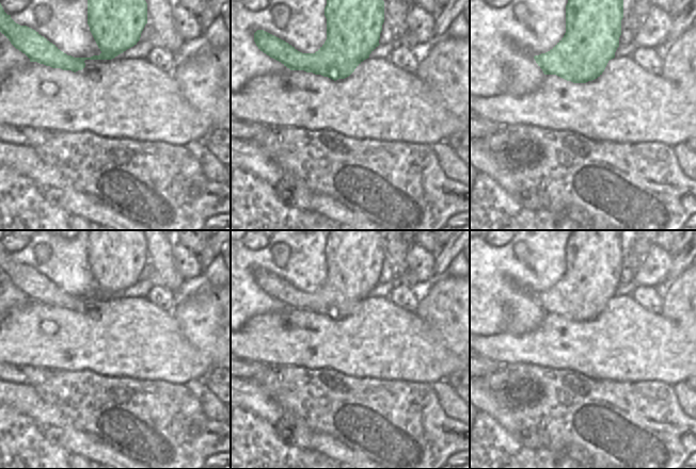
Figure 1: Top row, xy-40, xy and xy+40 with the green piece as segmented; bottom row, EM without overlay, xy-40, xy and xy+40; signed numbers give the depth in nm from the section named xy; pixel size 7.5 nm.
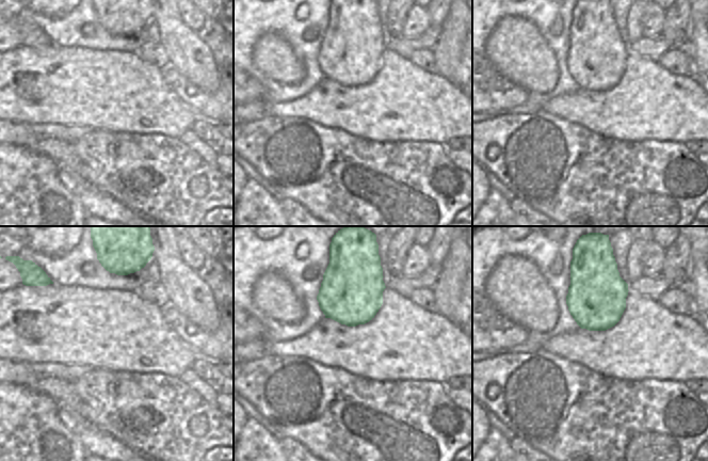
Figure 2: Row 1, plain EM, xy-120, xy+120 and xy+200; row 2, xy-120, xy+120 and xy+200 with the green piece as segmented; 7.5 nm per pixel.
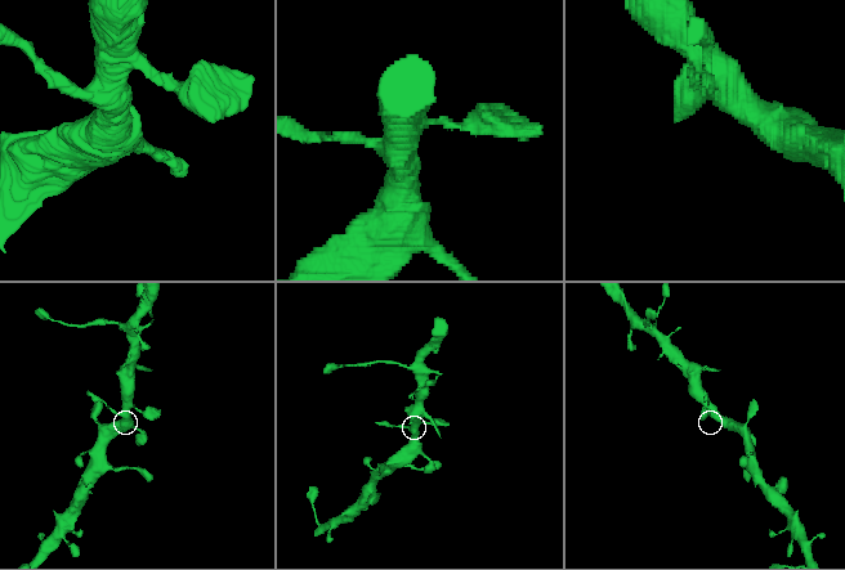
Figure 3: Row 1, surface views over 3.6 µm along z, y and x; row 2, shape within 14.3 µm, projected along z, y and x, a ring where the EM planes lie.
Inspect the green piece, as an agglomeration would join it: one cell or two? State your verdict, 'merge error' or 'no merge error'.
no merge error

